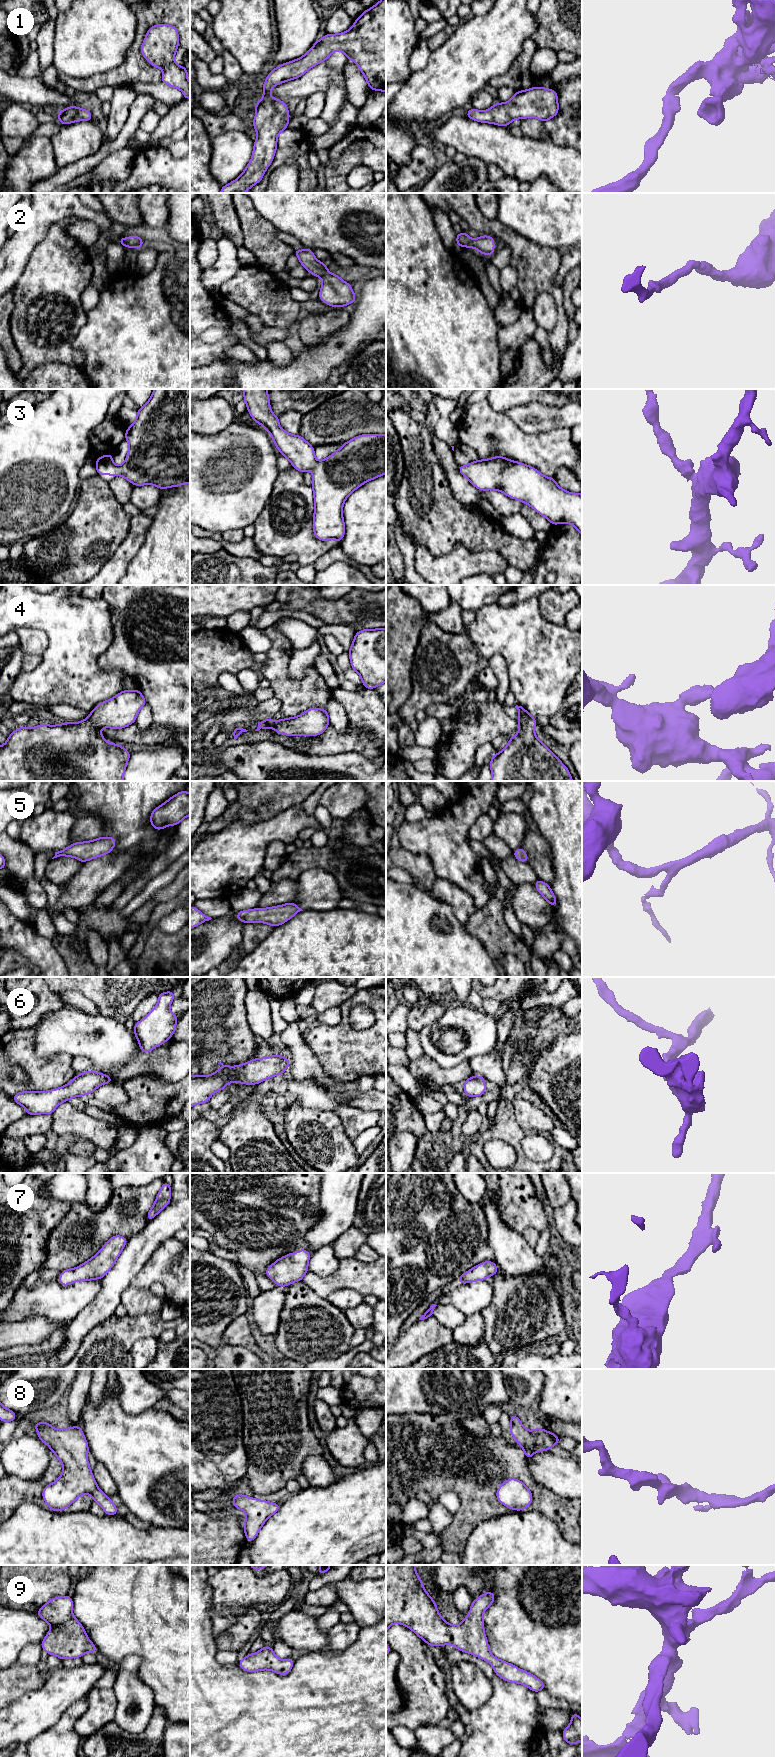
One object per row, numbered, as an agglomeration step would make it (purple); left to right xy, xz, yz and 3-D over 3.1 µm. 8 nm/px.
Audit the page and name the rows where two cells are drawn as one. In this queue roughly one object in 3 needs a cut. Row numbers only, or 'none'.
none

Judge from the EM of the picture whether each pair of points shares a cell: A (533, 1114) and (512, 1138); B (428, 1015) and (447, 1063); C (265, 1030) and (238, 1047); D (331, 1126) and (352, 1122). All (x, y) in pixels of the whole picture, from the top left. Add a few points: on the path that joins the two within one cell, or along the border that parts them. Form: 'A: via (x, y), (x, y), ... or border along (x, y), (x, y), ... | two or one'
A: border along (512, 1105), (514, 1118), (526, 1133) | two
B: border along (446, 1009), (434, 1023), (425, 1025), (418, 1032) | two
C: border along (246, 1012), (246, 1021), (255, 1034) | two
D: border along (334, 1112), (338, 1116), (345, 1134), (352, 1141) | two

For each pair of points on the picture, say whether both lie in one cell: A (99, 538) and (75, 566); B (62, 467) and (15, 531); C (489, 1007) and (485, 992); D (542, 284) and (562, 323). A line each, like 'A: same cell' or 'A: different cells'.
A: same cell
B: same cell
C: different cells
D: same cell

